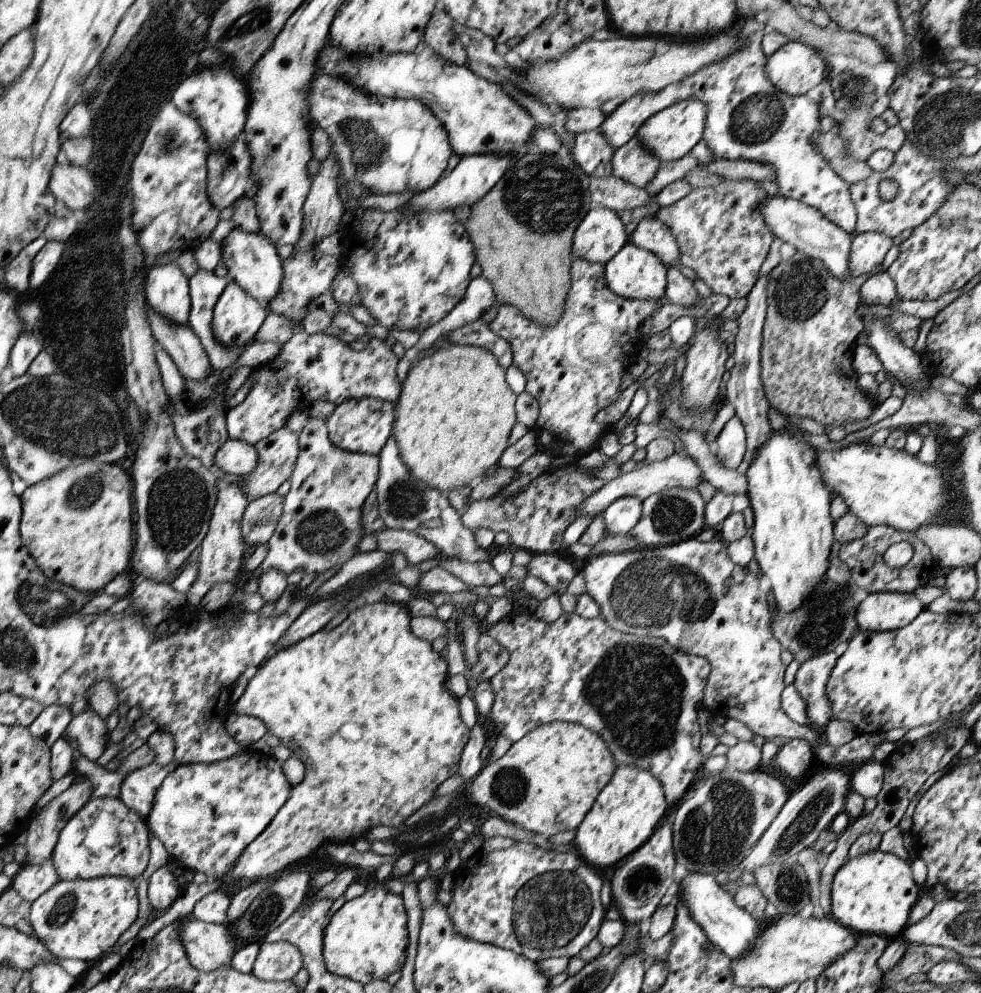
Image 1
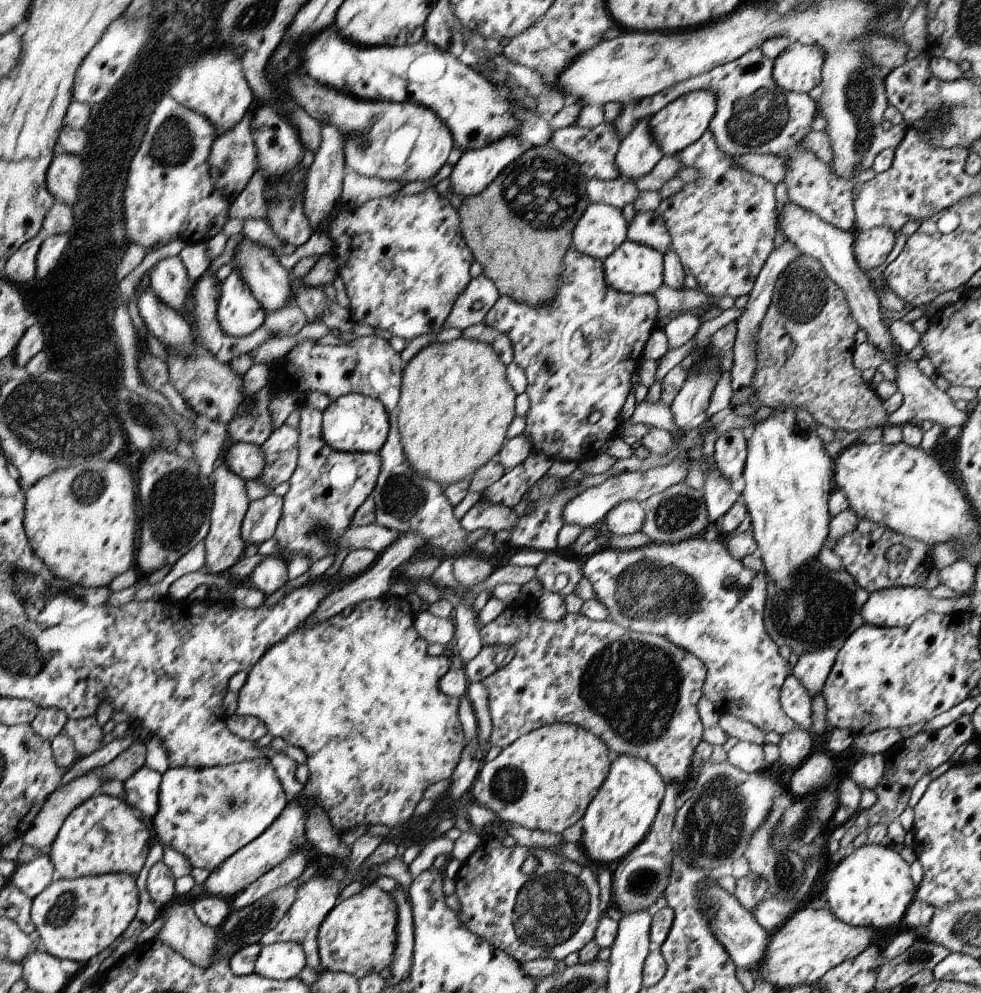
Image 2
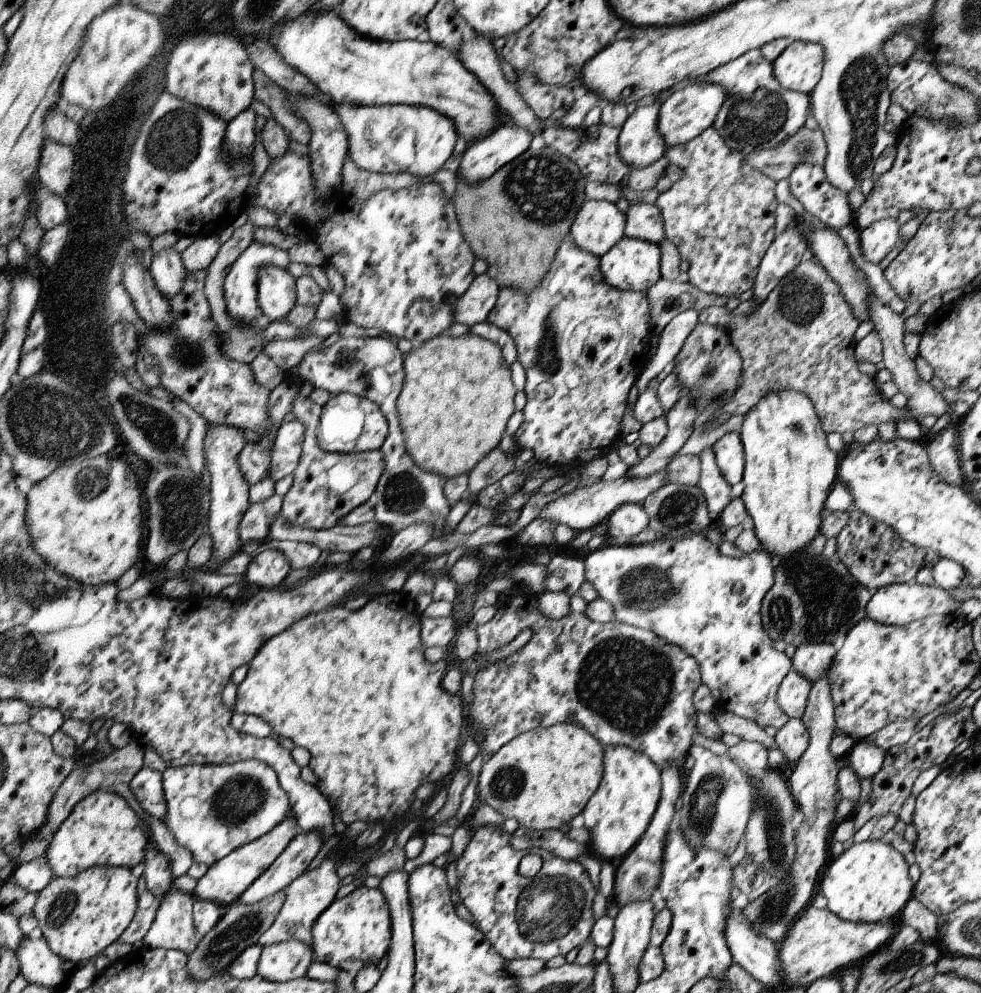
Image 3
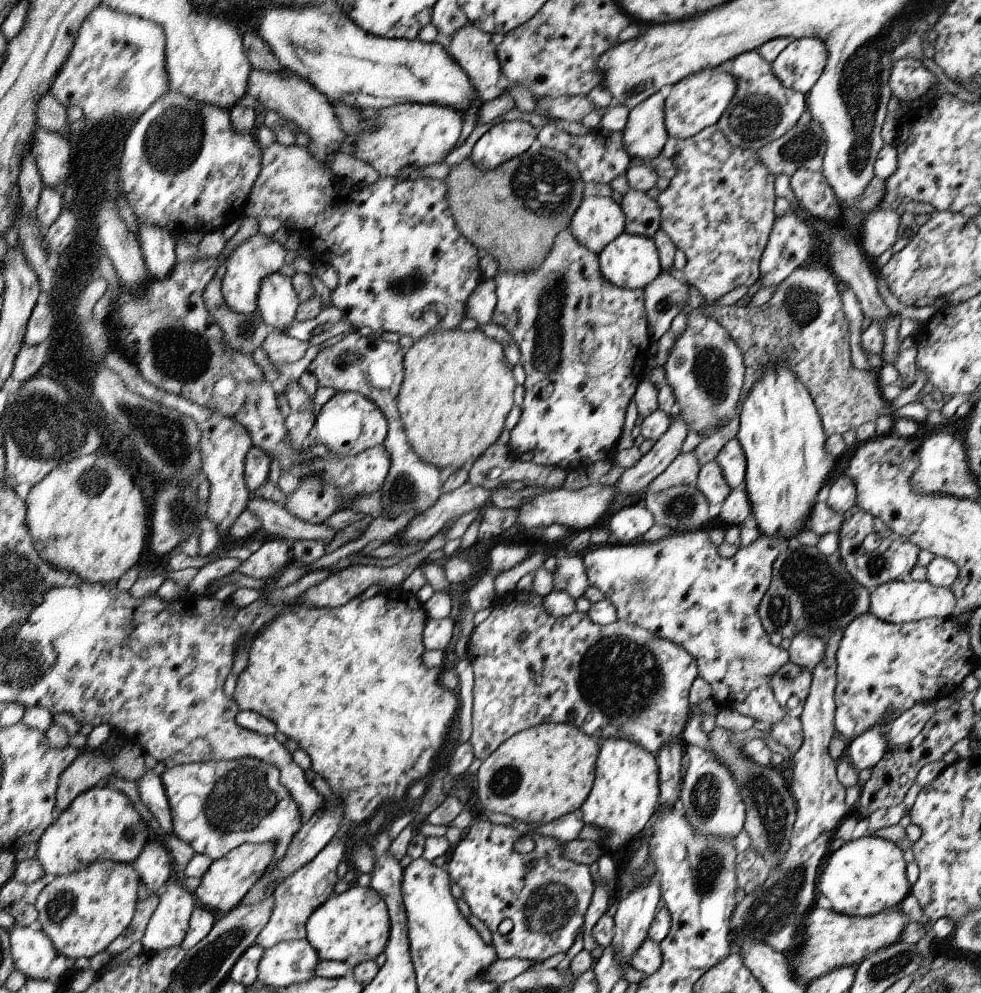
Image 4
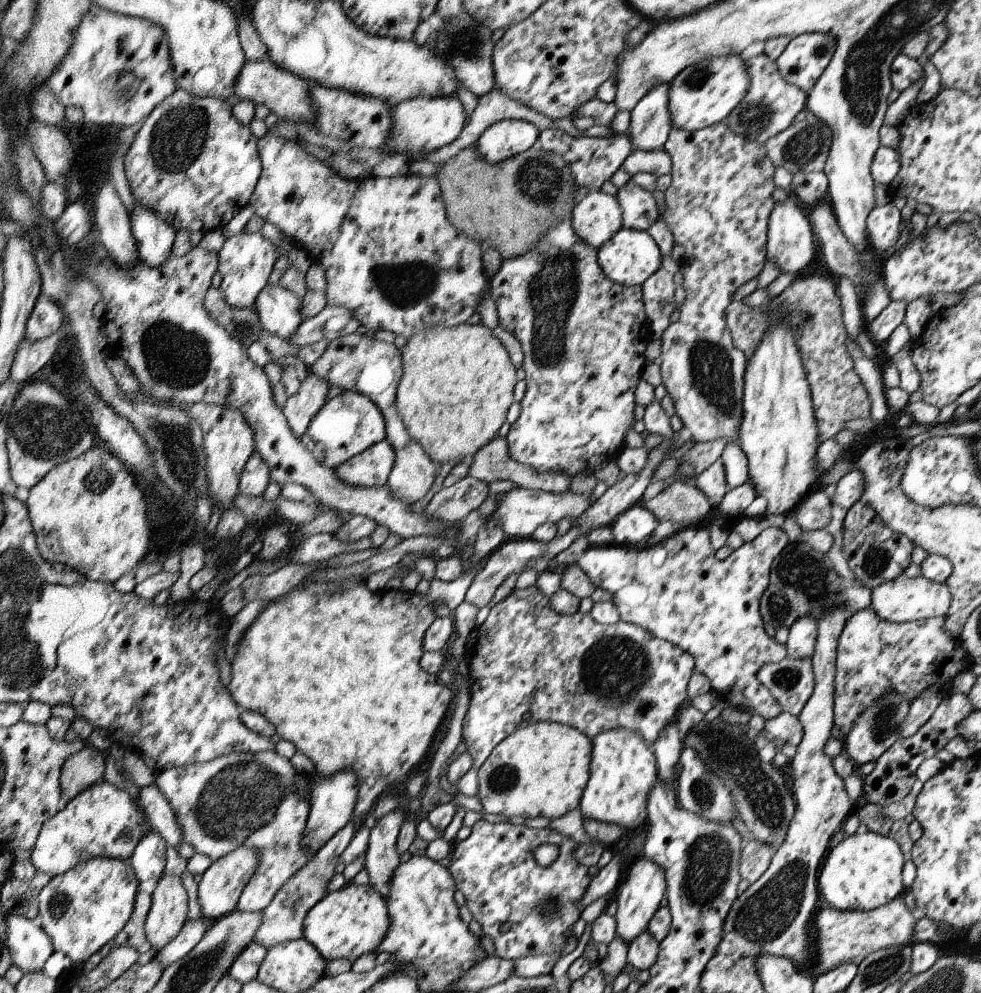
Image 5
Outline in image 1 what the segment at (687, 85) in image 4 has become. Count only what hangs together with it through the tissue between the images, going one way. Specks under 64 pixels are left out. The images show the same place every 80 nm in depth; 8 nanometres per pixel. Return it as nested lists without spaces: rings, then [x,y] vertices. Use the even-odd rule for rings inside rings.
[[[683,100],[649,116],[638,127],[635,137],[641,146],[661,163],[672,163],[682,159],[700,142],[700,139],[703,138],[706,120],[707,105],[703,101]]]

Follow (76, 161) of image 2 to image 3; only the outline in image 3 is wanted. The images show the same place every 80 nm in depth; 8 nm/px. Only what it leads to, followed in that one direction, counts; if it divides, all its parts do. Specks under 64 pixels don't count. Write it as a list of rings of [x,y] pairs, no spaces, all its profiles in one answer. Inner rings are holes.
[[[47,138],[37,173],[40,184],[55,195],[65,198],[74,178],[74,164],[76,155],[70,147]]]

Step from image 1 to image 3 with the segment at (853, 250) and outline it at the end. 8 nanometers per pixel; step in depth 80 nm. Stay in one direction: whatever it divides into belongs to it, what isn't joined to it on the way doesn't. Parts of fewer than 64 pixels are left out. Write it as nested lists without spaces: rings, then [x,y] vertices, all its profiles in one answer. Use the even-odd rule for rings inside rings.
[[[896,219],[879,220],[860,230],[859,243],[864,258],[875,265],[886,260],[898,240],[898,230],[900,226]]]

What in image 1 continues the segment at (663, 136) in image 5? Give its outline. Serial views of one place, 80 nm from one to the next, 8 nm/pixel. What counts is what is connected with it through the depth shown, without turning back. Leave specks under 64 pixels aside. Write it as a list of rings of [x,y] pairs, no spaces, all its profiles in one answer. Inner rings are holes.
[[[634,136],[624,146],[615,149],[612,158],[612,172],[625,183],[645,189],[654,177],[661,162],[646,151]]]

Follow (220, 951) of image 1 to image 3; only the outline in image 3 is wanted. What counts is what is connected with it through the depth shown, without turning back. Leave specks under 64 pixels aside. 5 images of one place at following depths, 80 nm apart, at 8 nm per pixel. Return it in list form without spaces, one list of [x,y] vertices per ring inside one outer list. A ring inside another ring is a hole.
[[[178,890],[168,893],[161,901],[154,922],[142,940],[143,946],[151,949],[174,949],[189,957],[200,944],[195,920],[192,920],[190,895],[178,894]]]

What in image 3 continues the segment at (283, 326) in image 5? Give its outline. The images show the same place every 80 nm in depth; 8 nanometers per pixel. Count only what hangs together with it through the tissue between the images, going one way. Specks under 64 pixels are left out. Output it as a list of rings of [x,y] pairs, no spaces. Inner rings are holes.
[[[268,265],[257,276],[259,305],[267,322],[282,321],[296,306],[295,278],[285,268]]]

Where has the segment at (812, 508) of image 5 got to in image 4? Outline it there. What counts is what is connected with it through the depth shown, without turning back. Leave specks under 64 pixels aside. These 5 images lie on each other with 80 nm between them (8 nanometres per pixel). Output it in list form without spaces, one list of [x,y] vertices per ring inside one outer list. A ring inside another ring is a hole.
[[[832,484],[823,486],[817,496],[816,504],[813,506],[811,515],[806,521],[805,527],[820,536],[826,533],[838,532],[843,524],[843,515],[832,510],[827,503],[828,490]]]

